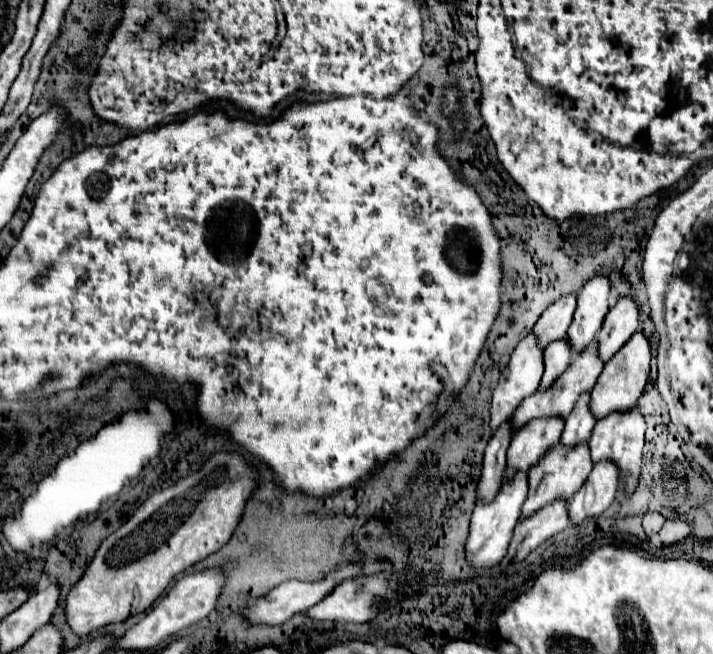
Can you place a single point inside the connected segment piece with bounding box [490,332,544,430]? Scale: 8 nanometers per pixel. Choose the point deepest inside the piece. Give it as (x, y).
(522, 376)

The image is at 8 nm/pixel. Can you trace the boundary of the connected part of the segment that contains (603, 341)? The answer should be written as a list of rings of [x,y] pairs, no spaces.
[[[628,294],[620,296],[610,308],[598,332],[598,354],[604,362],[608,362],[638,330],[638,314],[638,304]]]

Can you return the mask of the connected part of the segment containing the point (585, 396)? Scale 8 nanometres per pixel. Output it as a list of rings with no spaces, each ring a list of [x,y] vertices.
[[[582,392],[576,400],[570,416],[566,418],[566,428],[562,432],[564,444],[578,444],[590,440],[590,430],[594,428],[594,414],[590,412],[590,392]]]

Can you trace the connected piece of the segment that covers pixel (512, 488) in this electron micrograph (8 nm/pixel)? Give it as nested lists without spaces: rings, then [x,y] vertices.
[[[516,472],[514,478],[502,480],[502,486],[492,502],[476,504],[472,522],[470,522],[470,538],[466,544],[466,558],[470,558],[474,566],[494,566],[506,556],[506,550],[512,538],[512,530],[520,518],[520,510],[526,500],[526,494],[528,494],[528,474]]]

